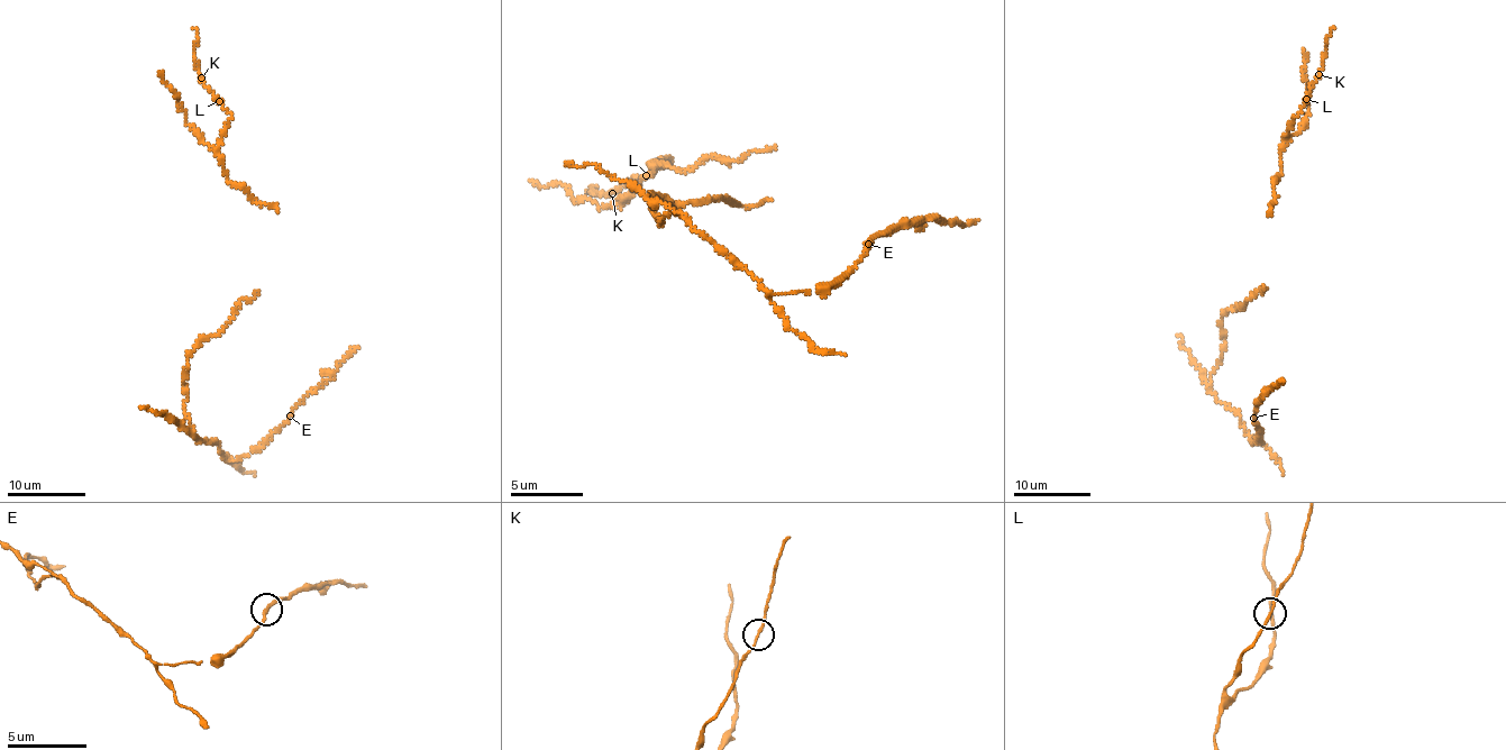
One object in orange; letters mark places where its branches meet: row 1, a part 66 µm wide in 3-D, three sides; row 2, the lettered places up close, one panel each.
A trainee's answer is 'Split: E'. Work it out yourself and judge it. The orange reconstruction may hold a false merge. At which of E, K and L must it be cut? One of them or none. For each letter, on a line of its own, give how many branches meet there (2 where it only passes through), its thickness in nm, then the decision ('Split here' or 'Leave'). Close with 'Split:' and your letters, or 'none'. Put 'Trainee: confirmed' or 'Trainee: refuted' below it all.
E: Branches: 2. Thickness 160 nm. Leave
K: Branches: 2. Thickness 170 nm. Leave
L: Branches: 2. Thickness 160 nm. Leave
Split: none
Trainee: refuted

